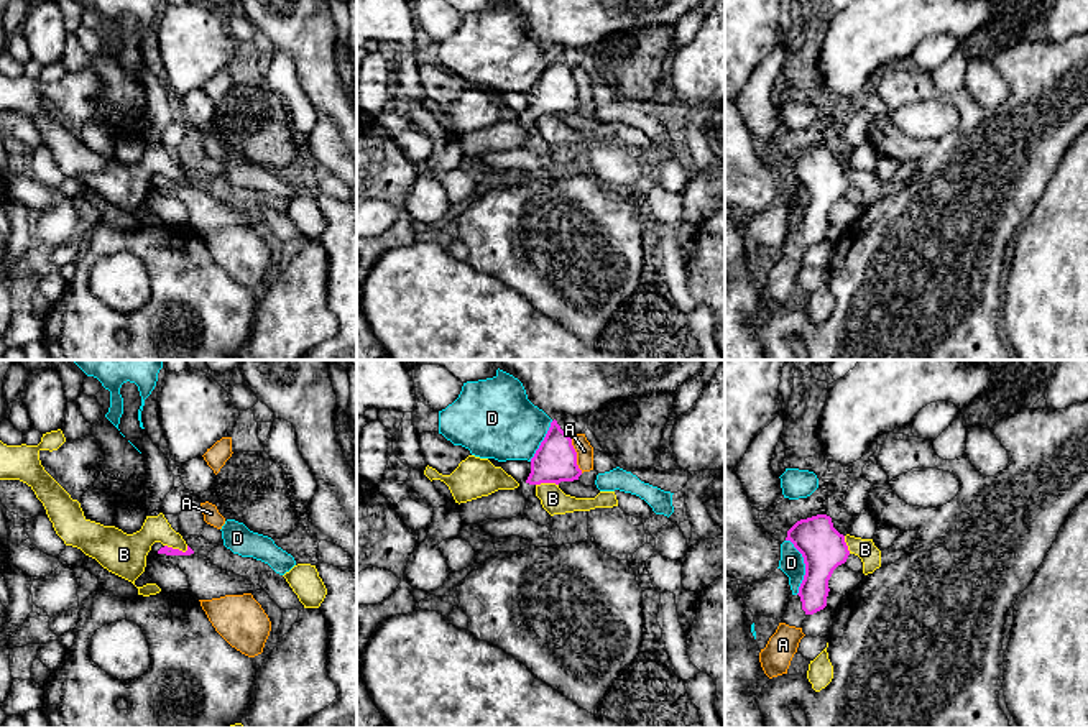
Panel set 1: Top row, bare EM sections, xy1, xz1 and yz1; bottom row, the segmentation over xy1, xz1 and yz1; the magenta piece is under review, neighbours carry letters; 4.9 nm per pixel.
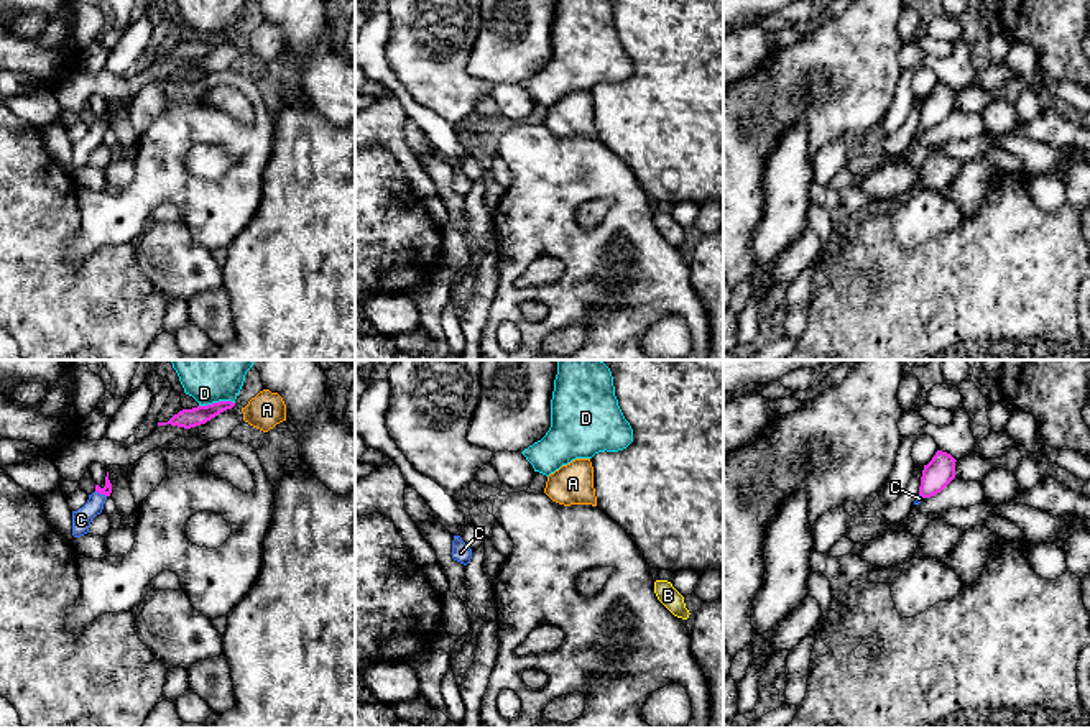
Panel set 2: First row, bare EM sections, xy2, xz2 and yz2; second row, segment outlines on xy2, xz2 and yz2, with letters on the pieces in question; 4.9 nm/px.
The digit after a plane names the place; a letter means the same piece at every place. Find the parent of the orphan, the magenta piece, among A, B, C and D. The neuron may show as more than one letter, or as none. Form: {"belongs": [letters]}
{"belongs": ["C"]}

